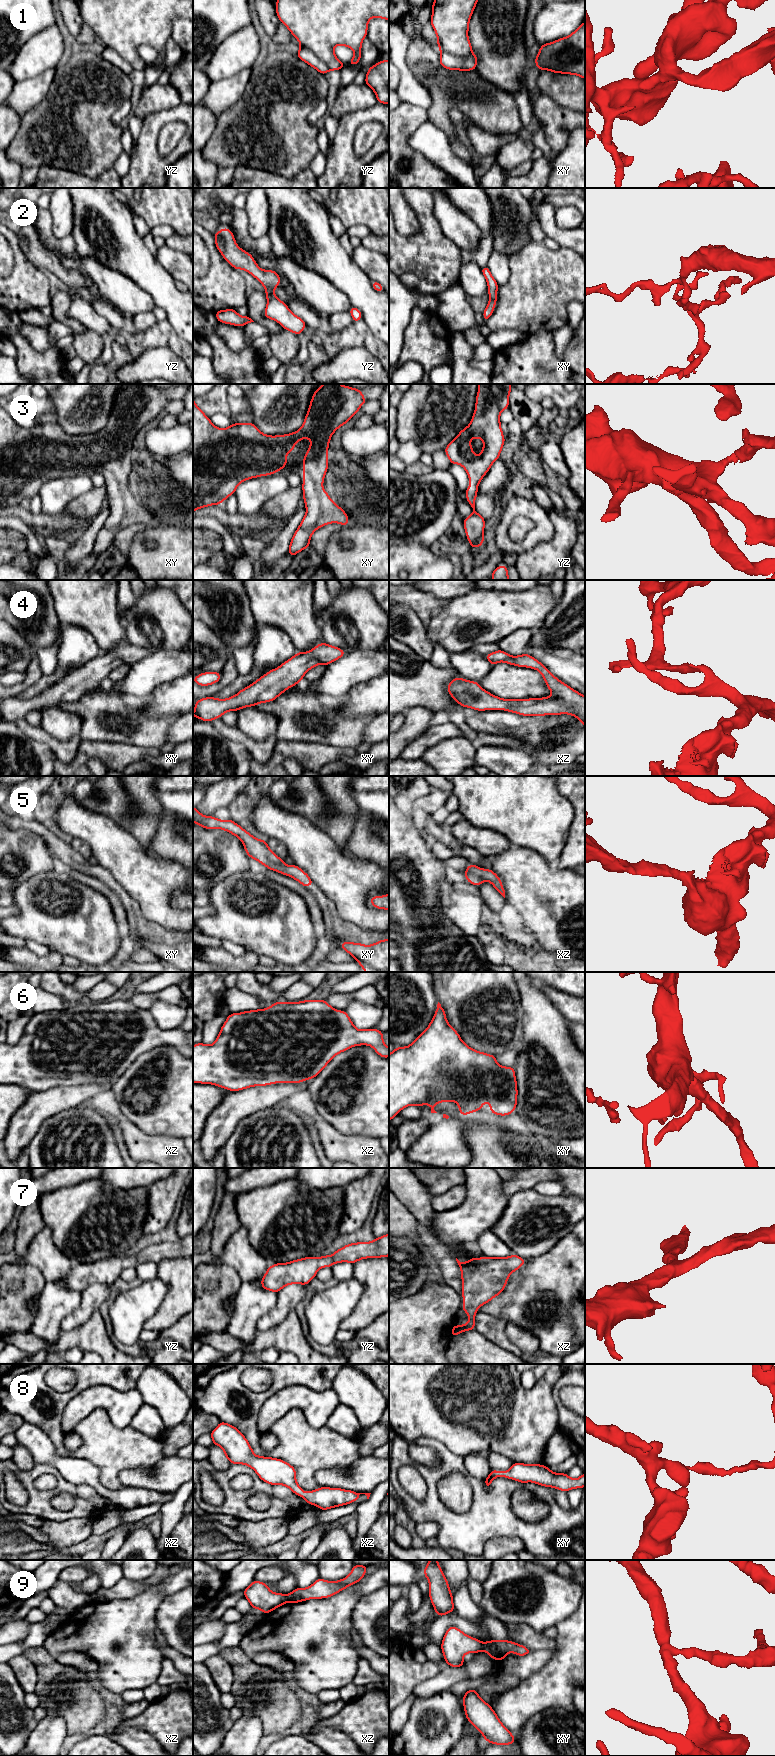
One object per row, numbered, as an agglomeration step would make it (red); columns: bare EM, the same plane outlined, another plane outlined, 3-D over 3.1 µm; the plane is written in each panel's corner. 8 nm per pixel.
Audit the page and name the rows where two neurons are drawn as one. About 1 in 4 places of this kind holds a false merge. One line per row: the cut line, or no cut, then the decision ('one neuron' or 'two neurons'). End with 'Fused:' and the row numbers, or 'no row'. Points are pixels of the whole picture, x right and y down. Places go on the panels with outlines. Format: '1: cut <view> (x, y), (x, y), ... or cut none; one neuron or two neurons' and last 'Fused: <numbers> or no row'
1: cut none; one neuron
2: cut none; one neuron
3: cut none; one neuron
4: cut none; one neuron
5: cut none; one neuron
6: cut none; one neuron
7: cut none; one neuron
8: cut none; one neuron
9: cut xz (286, 1595), (288, 1601); two neurons
Fused: 9

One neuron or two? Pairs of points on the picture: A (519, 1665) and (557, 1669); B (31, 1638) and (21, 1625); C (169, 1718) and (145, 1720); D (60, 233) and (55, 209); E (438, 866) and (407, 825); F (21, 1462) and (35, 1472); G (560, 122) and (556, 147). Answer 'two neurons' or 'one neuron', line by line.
A: two neurons
B: two neurons
C: one neuron
D: one neuron
E: one neuron
F: two neurons
G: one neuron

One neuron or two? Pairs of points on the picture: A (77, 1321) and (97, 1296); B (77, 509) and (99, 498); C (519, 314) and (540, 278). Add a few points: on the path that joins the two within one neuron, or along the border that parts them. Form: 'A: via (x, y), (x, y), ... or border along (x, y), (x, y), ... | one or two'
A: via (80, 1315), (91, 1302) | one
B: via (82, 507), (94, 499) | one
C: via (526, 305), (537, 294), (540, 287) | one

